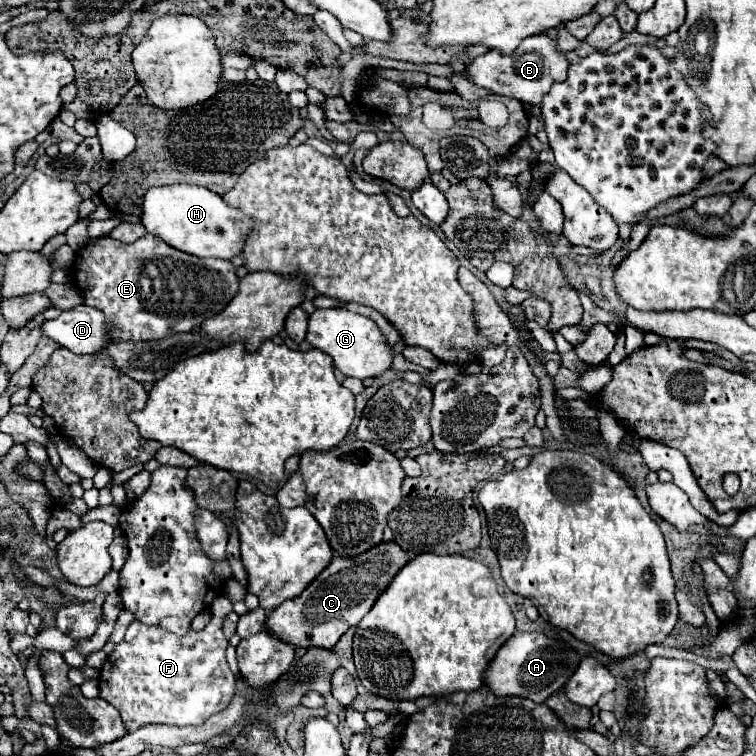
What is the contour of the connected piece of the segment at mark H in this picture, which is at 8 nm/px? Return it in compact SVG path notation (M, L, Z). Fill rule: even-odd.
M175 184L151 188L145 194L143 226L149 234L161 238L169 246L199 256L199 258L225 258L231 260L243 252L249 232L253 232L253 220L243 212L237 212L225 200L203 186Z

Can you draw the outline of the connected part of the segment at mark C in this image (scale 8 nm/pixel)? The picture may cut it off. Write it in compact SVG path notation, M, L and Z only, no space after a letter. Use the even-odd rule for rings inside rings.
M383 542L357 558L335 556L331 564L293 600L283 602L269 612L265 628L279 640L287 640L295 648L333 648L337 640L369 612L377 596L387 588L391 578L413 558L395 542Z

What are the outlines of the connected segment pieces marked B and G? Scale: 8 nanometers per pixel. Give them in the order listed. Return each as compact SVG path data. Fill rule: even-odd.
M537 34L537 36L523 40L521 46L511 56L501 56L499 52L487 52L483 56L477 56L467 66L467 72L469 72L471 80L481 88L487 88L501 96L517 98L523 104L529 102L529 104L541 106L545 92L549 92L549 88L555 82L565 80L569 64L571 62L565 58L565 54L561 50L557 50L557 44L551 36Z
M345 308L315 310L309 318L307 342L329 354L333 358L333 366L345 376L353 376L359 380L381 376L385 370L389 370L393 362L393 350L387 344L387 338L379 330L379 326L371 318L349 312Z

